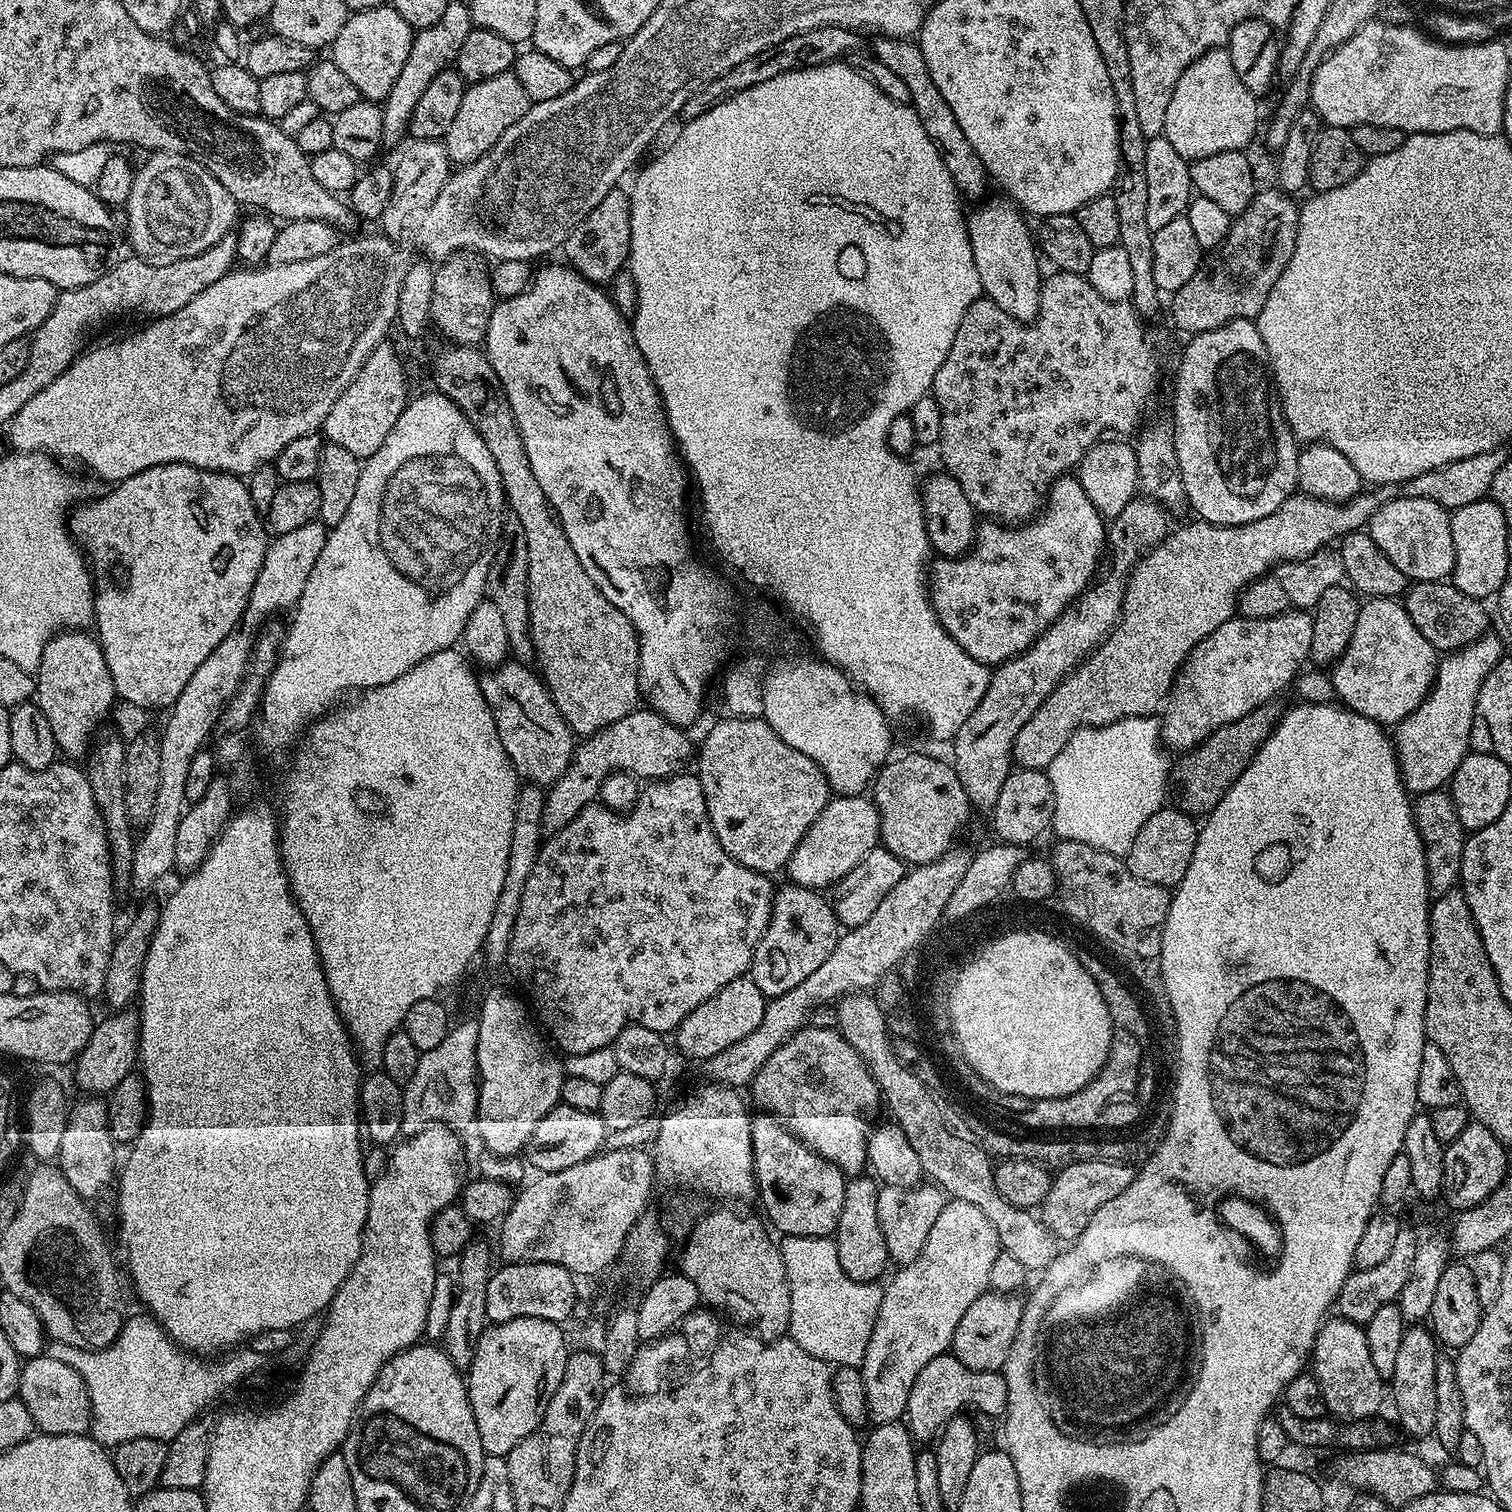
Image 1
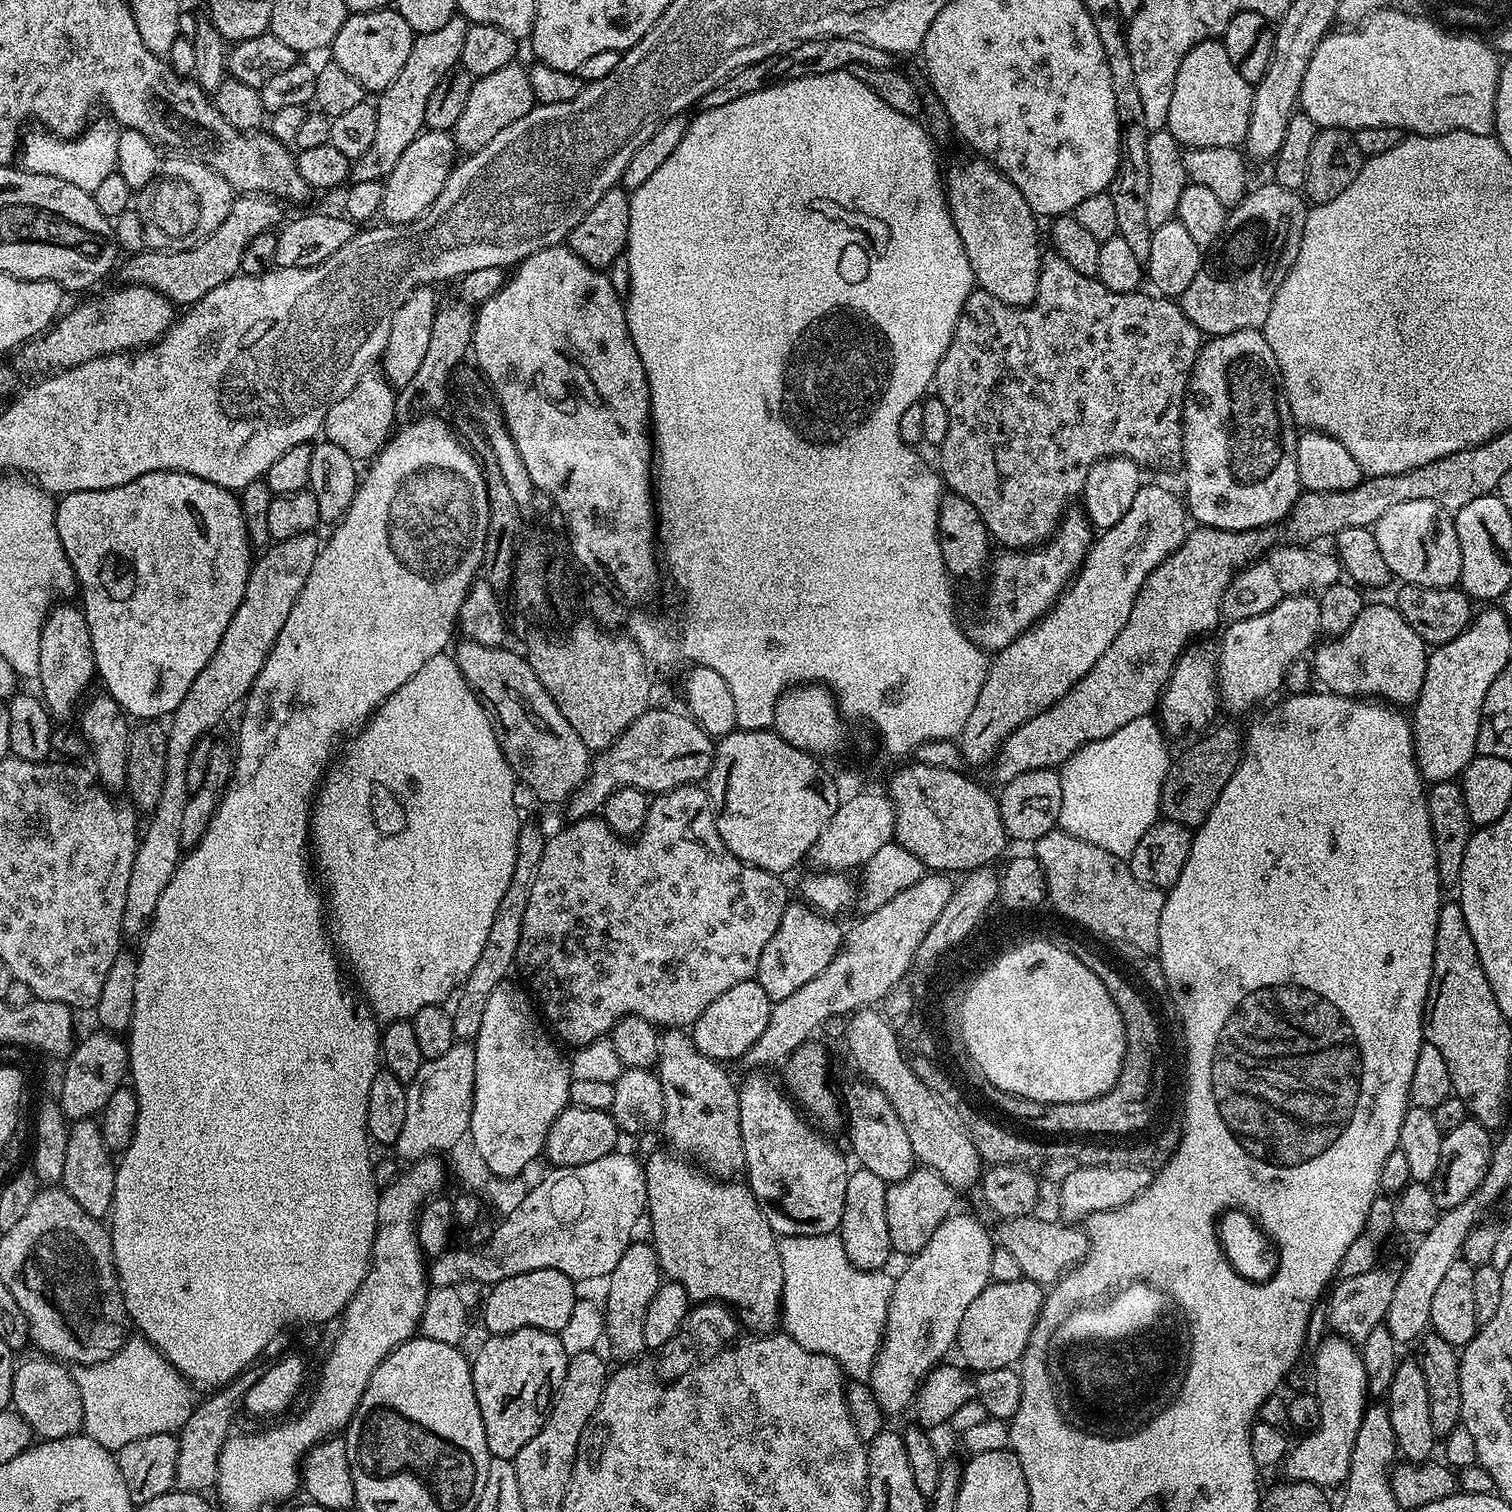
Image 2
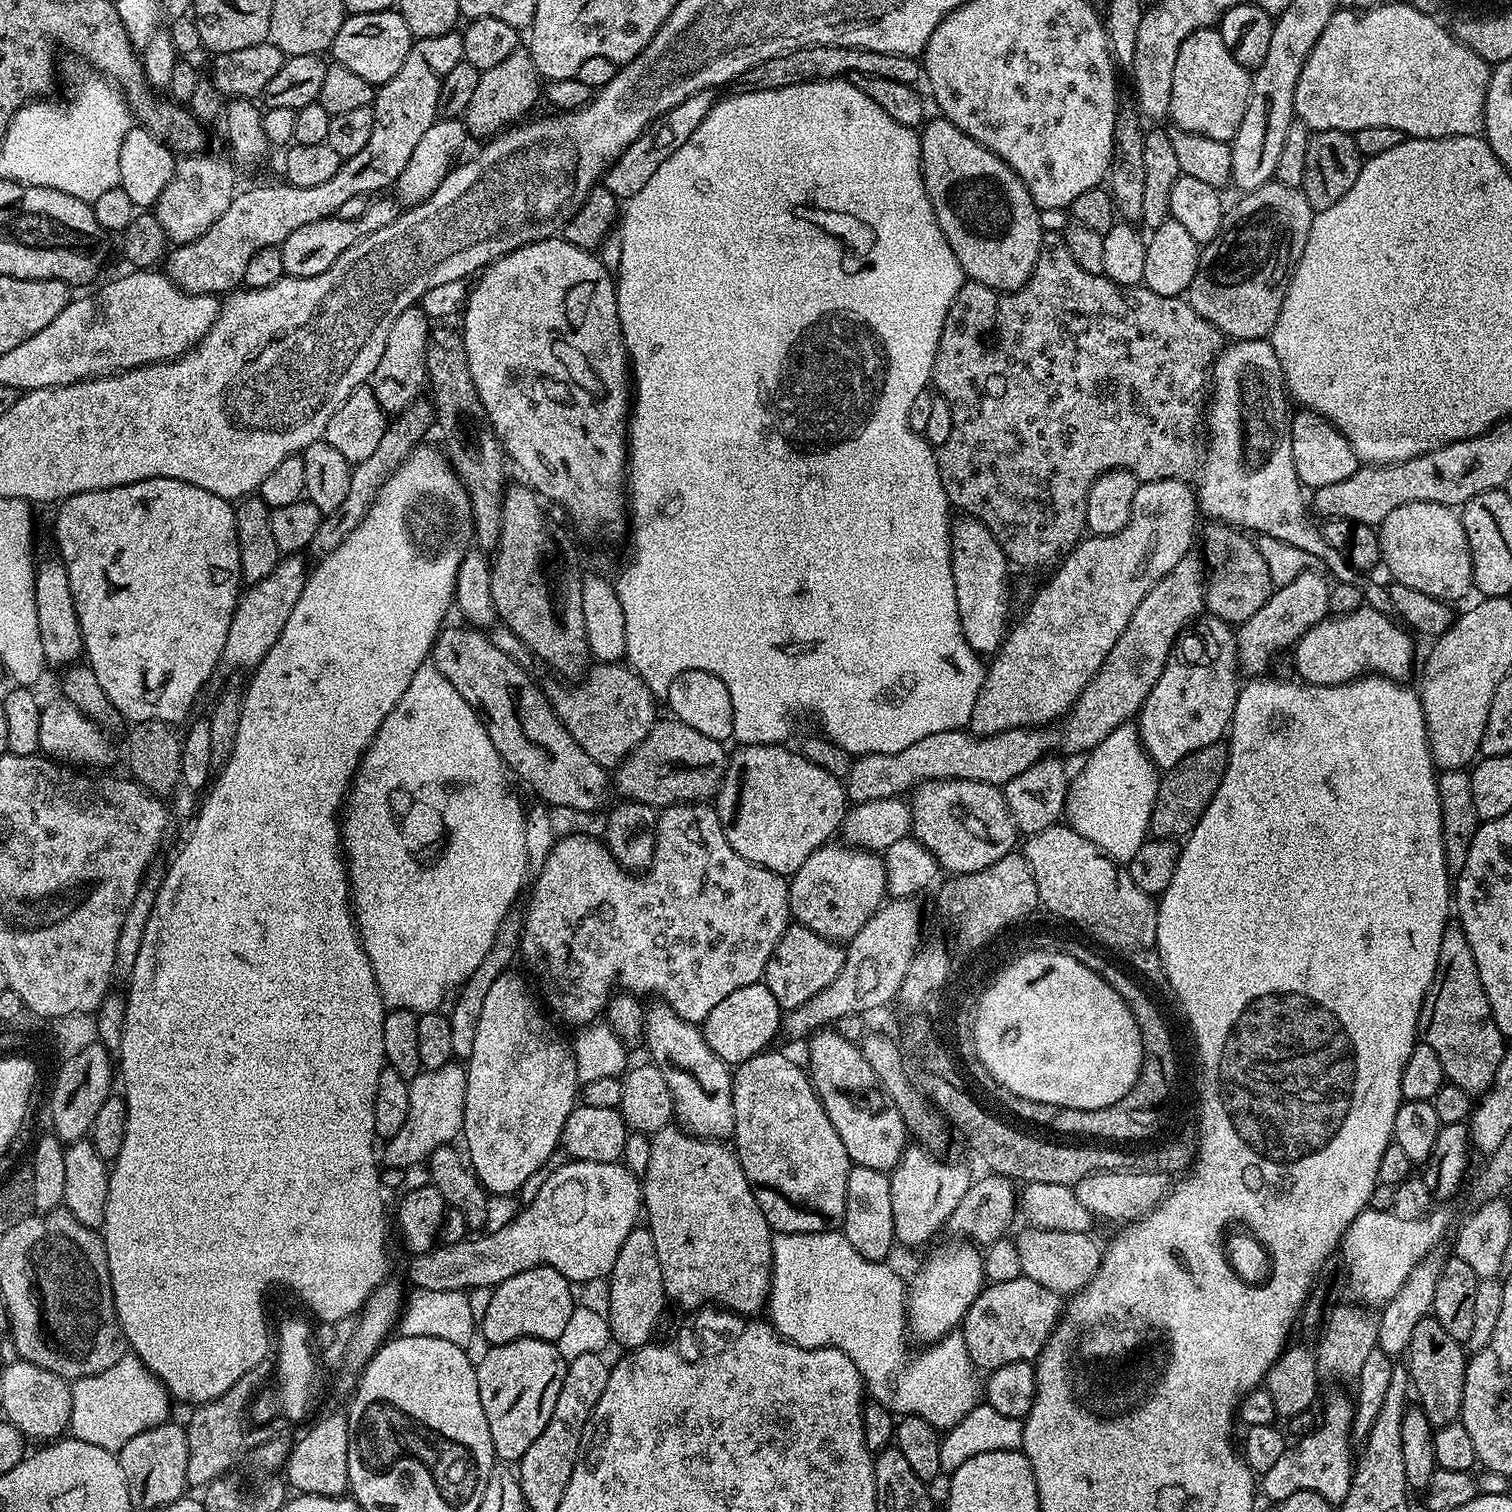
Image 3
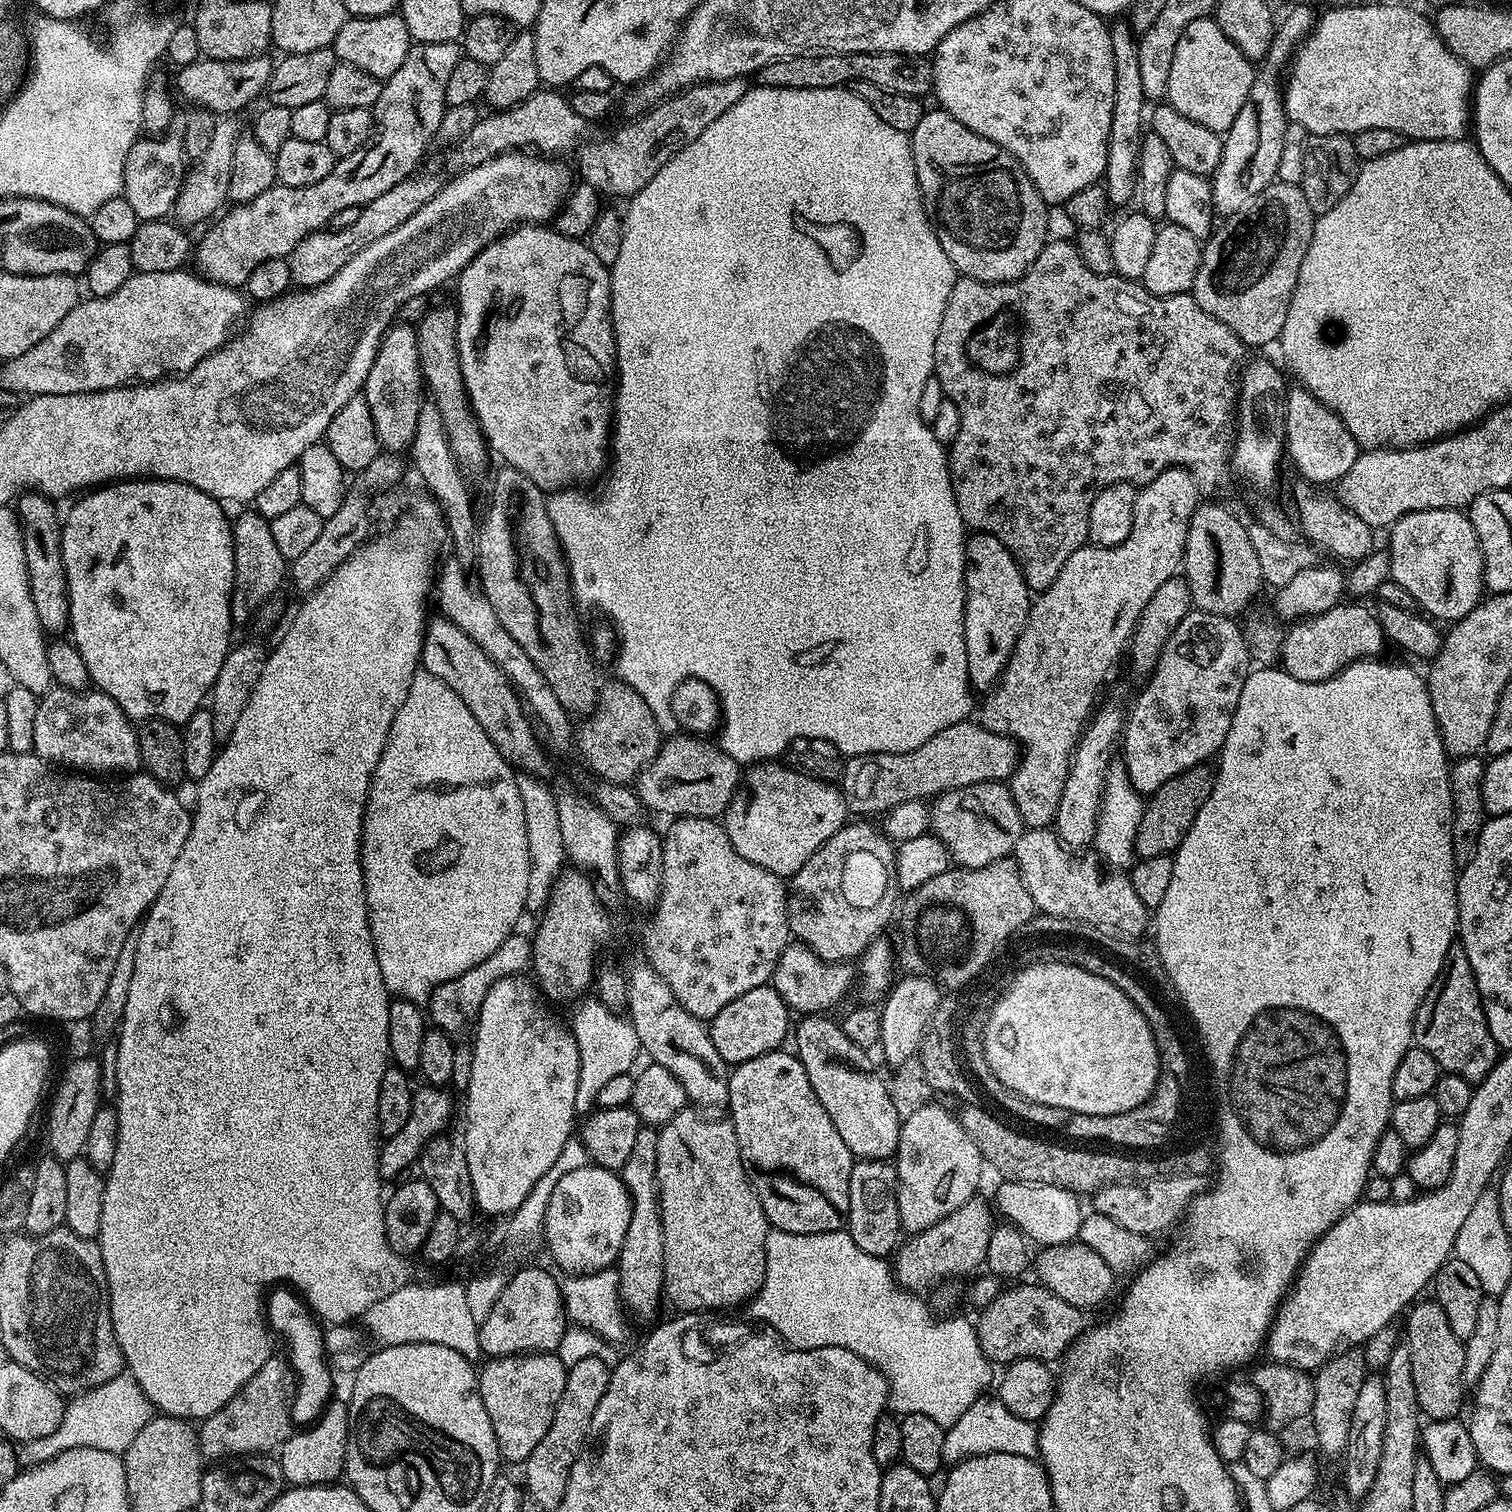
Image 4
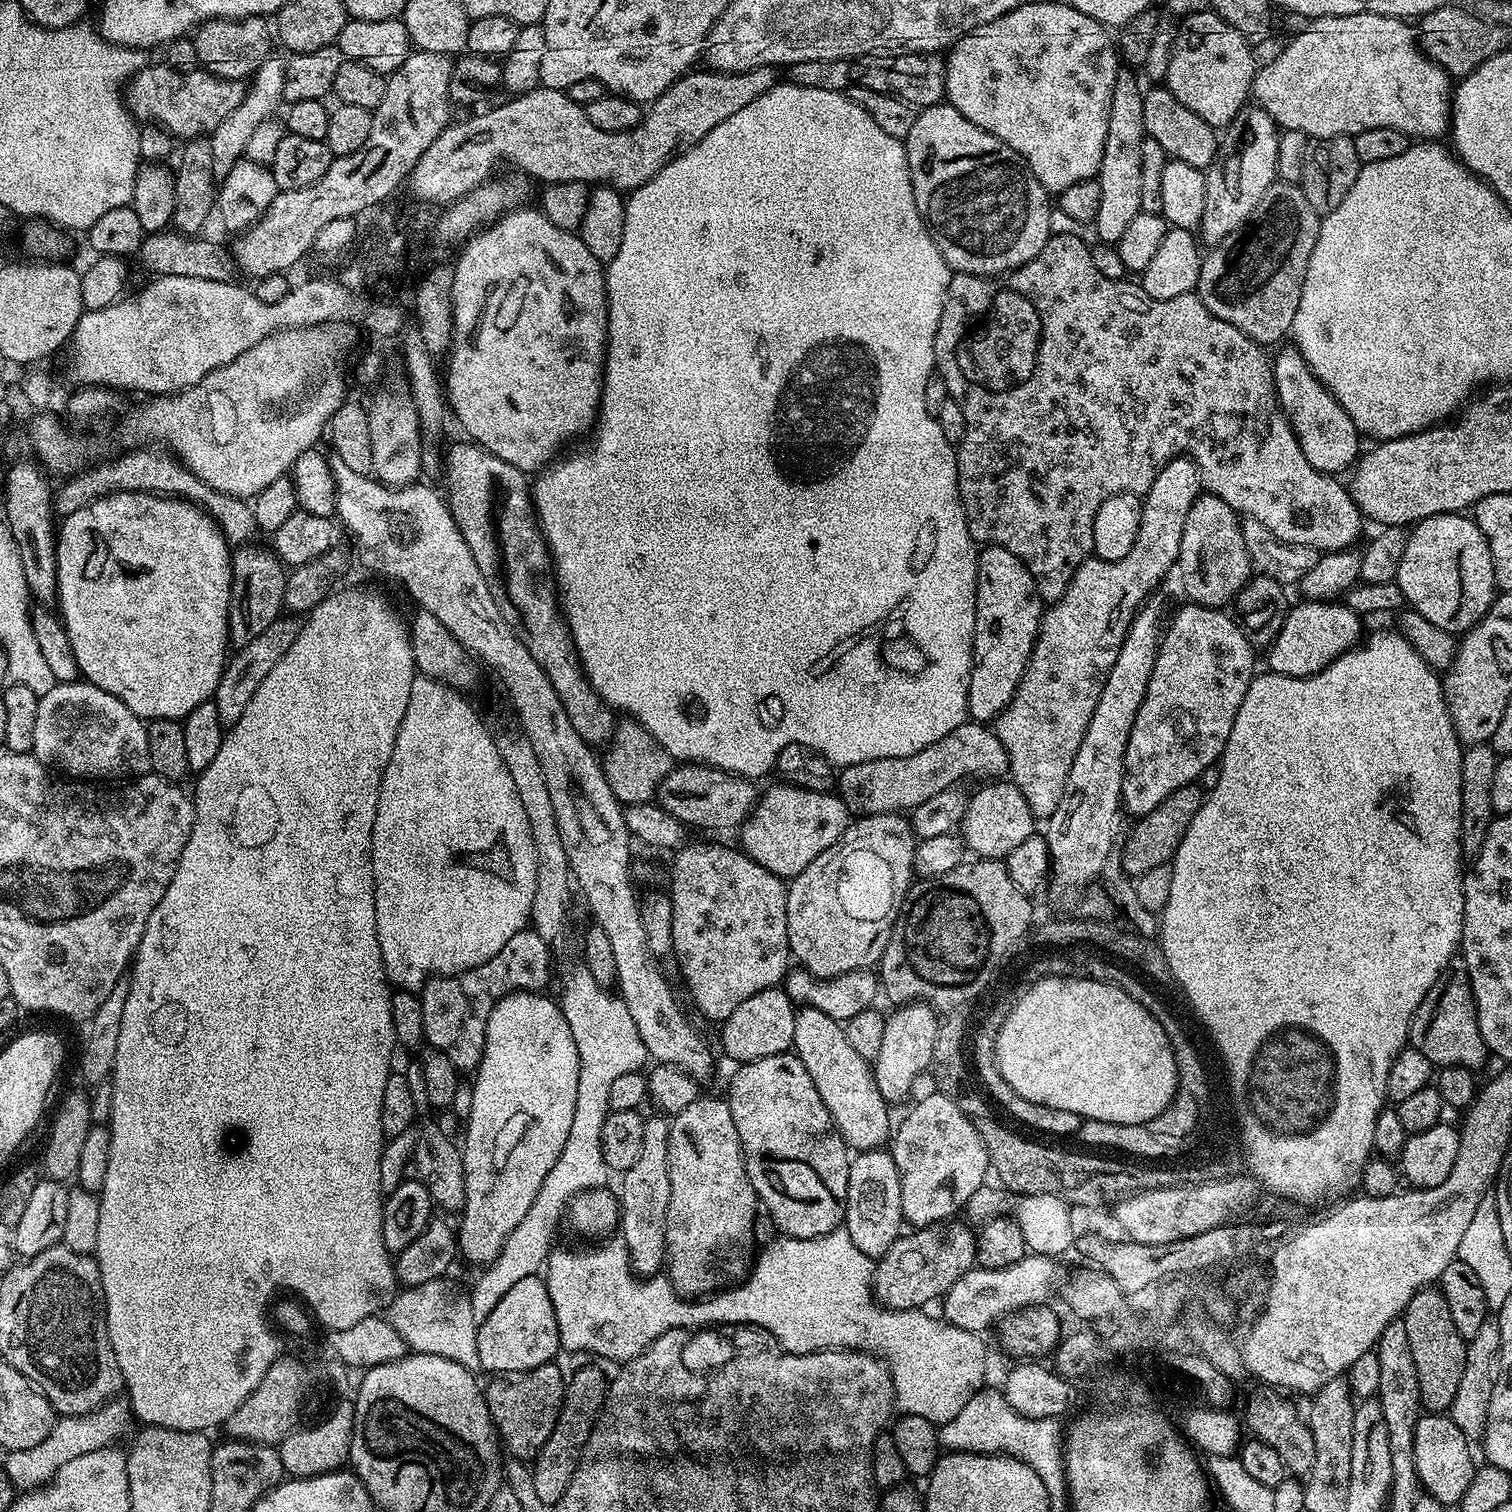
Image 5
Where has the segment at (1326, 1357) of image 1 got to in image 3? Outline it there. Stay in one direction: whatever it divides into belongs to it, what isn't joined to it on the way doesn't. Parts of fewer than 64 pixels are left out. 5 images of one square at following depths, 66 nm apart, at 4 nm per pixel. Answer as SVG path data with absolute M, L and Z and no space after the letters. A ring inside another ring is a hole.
M1336 1398L1327 1402L1324 1408L1324 1418L1321 1417L1315 1431L1297 1439L1294 1446L1285 1447L1281 1458L1278 1458L1277 1464L1263 1473L1260 1480L1260 1490L1268 1496L1268 1500L1276 1503L1285 1500L1291 1494L1300 1492L1314 1492L1326 1498L1333 1506L1339 1506L1349 1494L1349 1488L1352 1485L1352 1473L1354 1471L1354 1452L1352 1456L1351 1430L1355 1405L1351 1399L1344 1400Z

